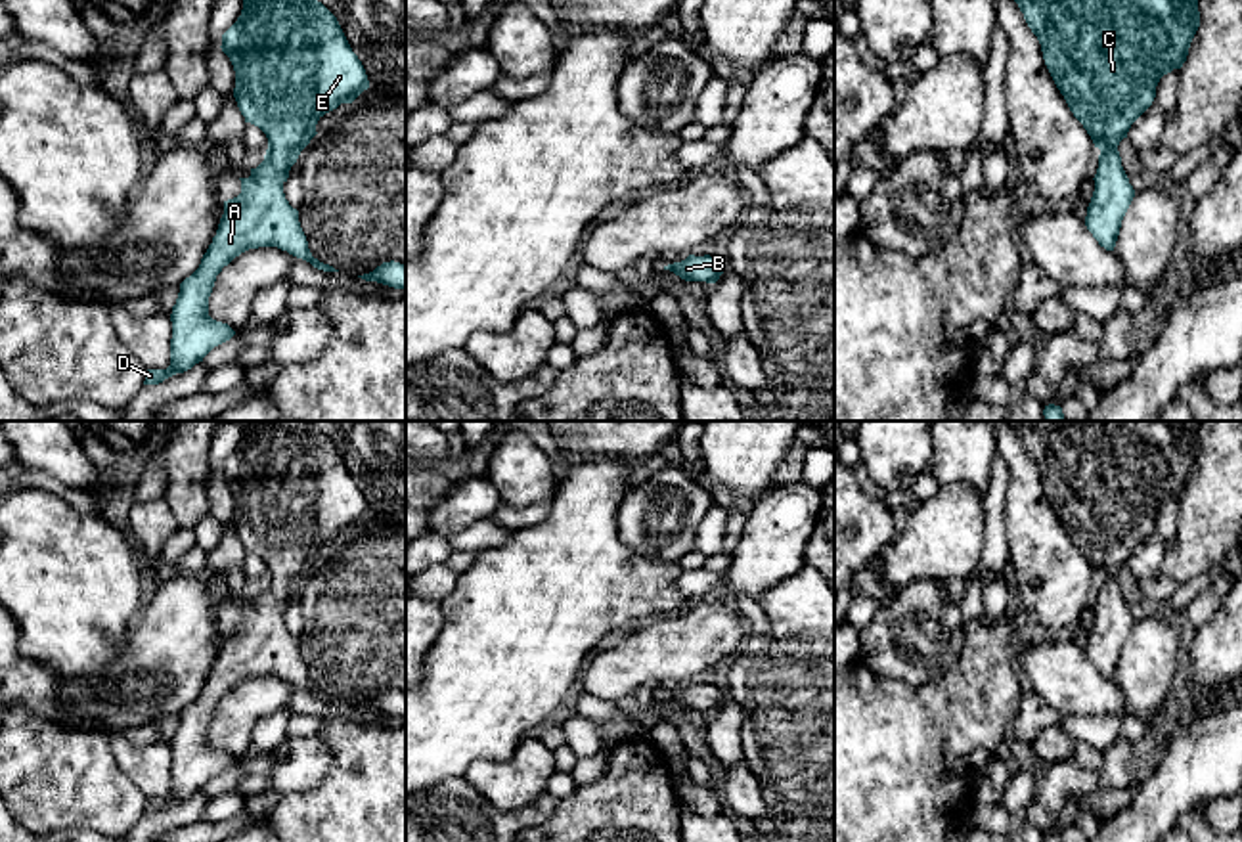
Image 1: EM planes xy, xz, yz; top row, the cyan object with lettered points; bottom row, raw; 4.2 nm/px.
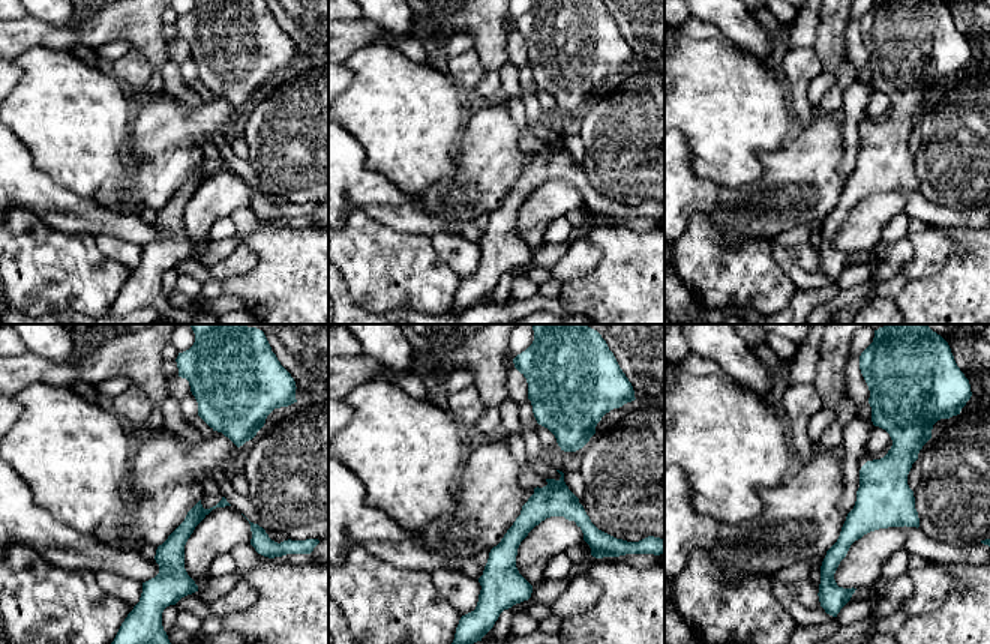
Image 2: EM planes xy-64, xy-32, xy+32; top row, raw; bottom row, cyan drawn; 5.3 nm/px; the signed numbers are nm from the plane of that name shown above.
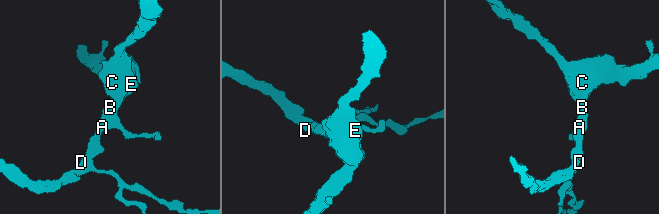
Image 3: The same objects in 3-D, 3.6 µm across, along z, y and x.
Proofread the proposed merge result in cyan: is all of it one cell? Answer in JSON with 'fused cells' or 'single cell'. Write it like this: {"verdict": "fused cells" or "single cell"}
{"verdict": "single cell"}

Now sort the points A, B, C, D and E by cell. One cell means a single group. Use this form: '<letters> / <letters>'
A B C D E

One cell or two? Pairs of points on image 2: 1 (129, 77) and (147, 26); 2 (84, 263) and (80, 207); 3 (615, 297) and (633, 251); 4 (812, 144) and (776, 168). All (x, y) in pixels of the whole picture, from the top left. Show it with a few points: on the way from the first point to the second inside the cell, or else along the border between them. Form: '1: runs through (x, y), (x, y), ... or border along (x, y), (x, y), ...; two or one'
1: border along (132, 47), (155, 69); two
2: border along (47, 224), (68, 233), (89, 233), (93, 237); two
3: runs through (627, 285), (633, 279), (633, 263); one
4: runs through (803, 153), (785, 168); one

